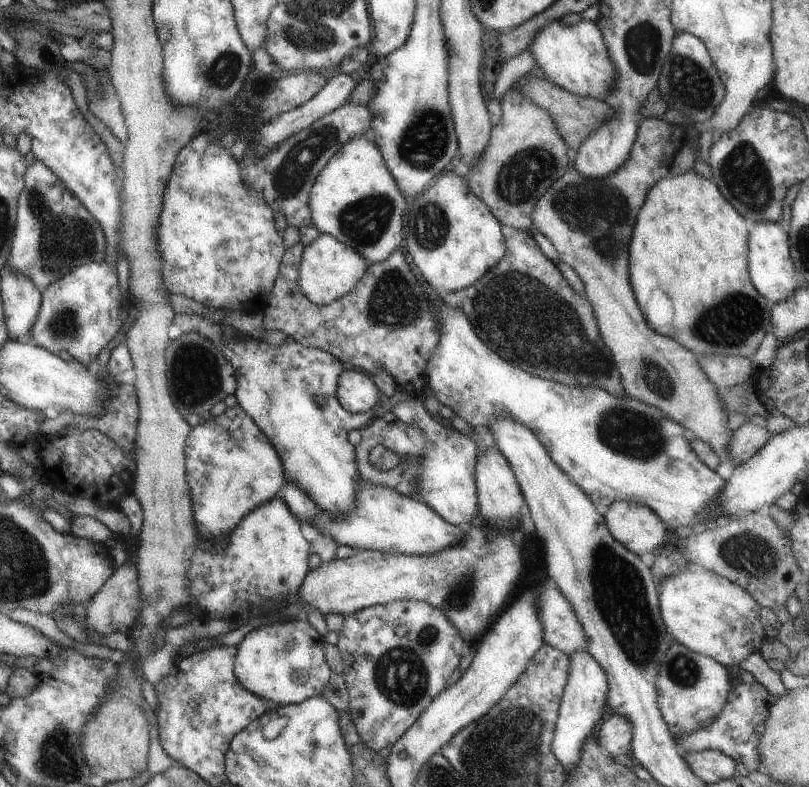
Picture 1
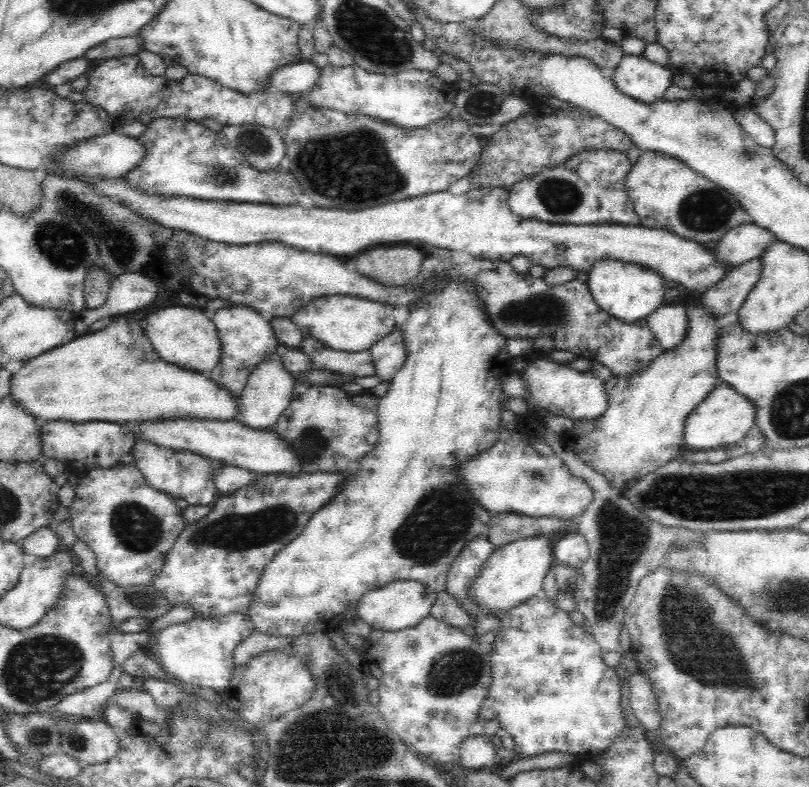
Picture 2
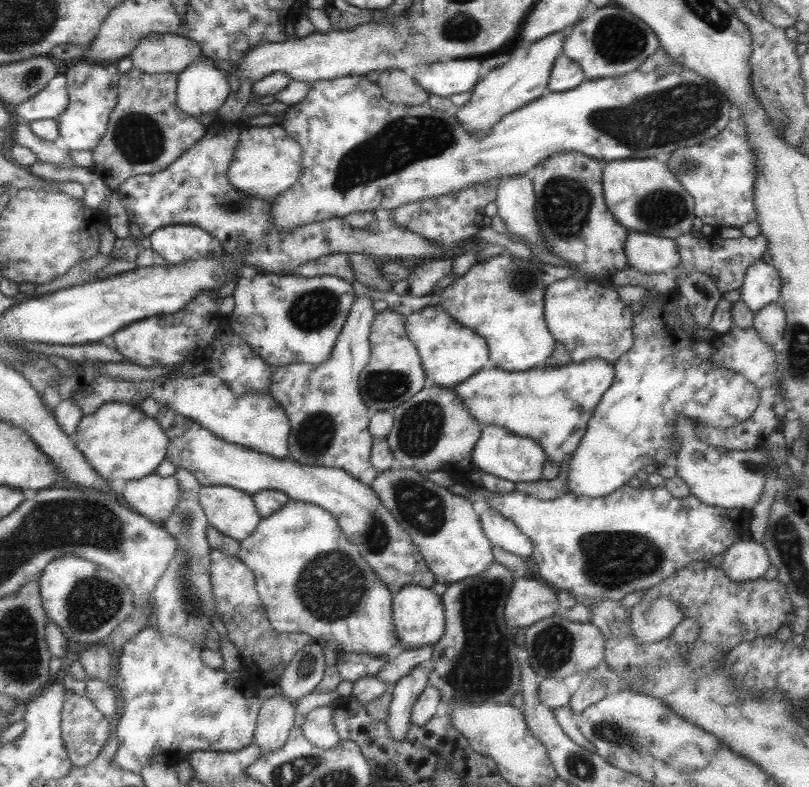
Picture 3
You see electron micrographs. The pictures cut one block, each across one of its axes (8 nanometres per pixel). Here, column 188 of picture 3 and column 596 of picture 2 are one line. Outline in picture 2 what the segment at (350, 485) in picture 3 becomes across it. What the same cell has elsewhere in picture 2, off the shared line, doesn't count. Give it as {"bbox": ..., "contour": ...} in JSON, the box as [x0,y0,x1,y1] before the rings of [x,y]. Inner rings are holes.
{"bbox":[562,298,720,488],"contour":[[[701,298],[686,306],[686,315],[688,335],[680,346],[662,352],[636,374],[610,378],[605,382],[606,412],[594,420],[574,421],[573,428],[562,437],[564,448],[573,450],[614,488],[628,488],[644,475],[680,458],[688,414],[720,382],[716,368],[718,318],[701,305]]]}

